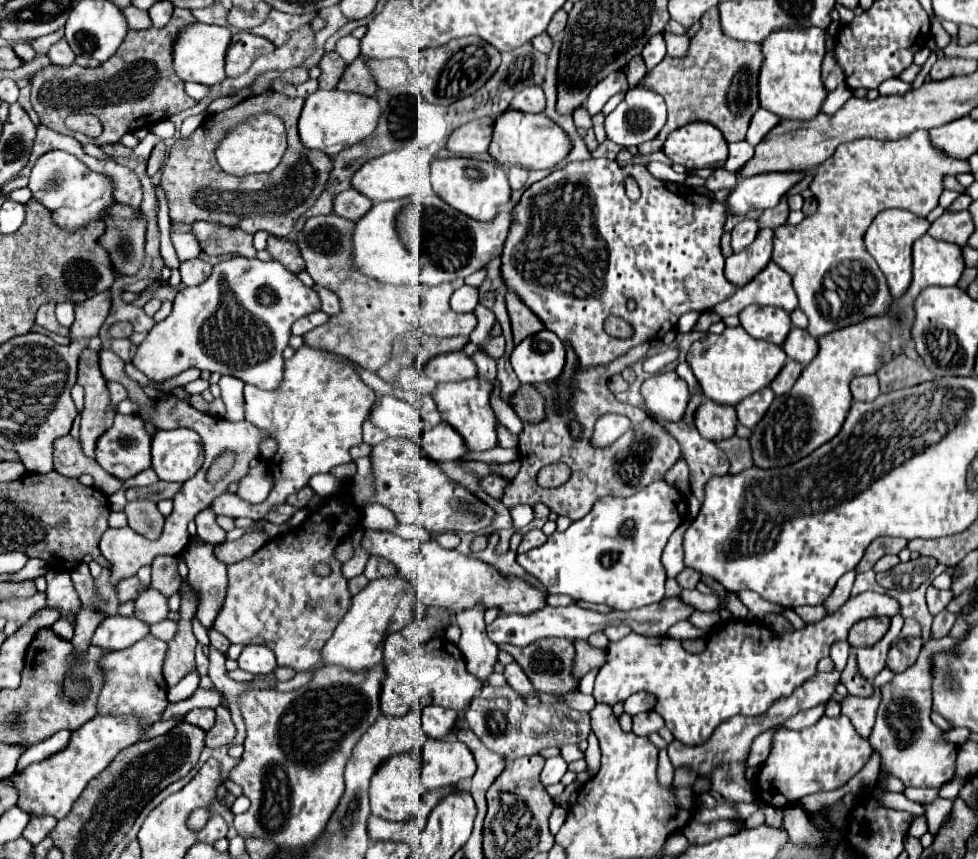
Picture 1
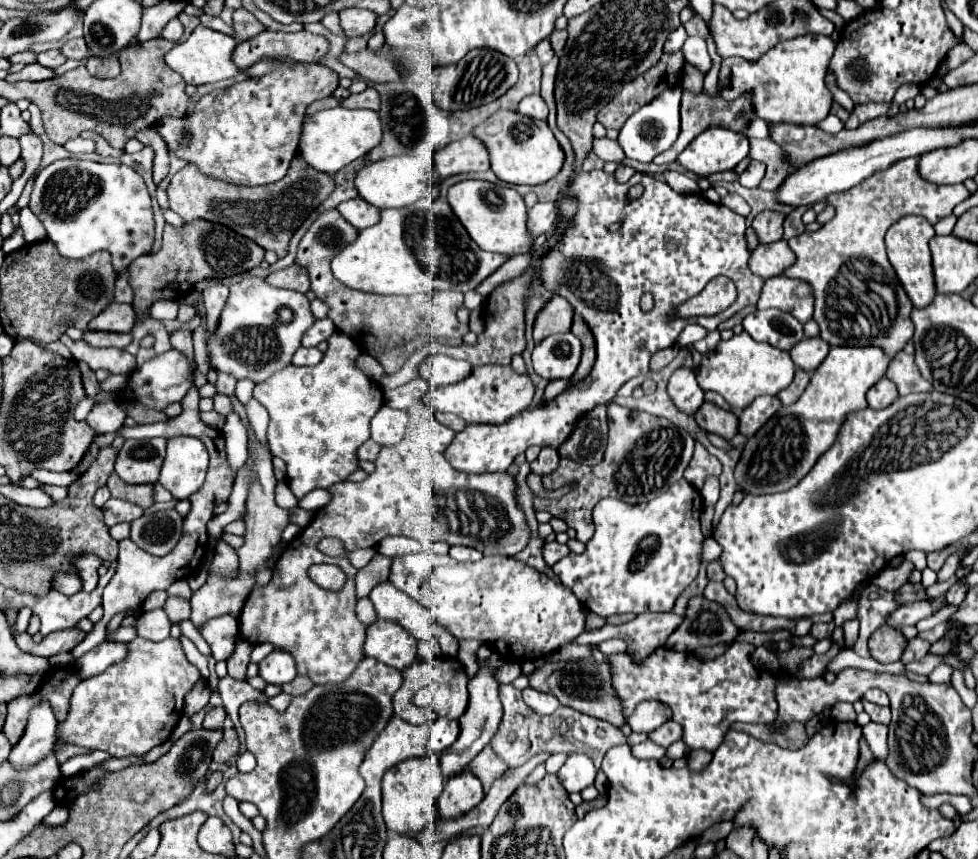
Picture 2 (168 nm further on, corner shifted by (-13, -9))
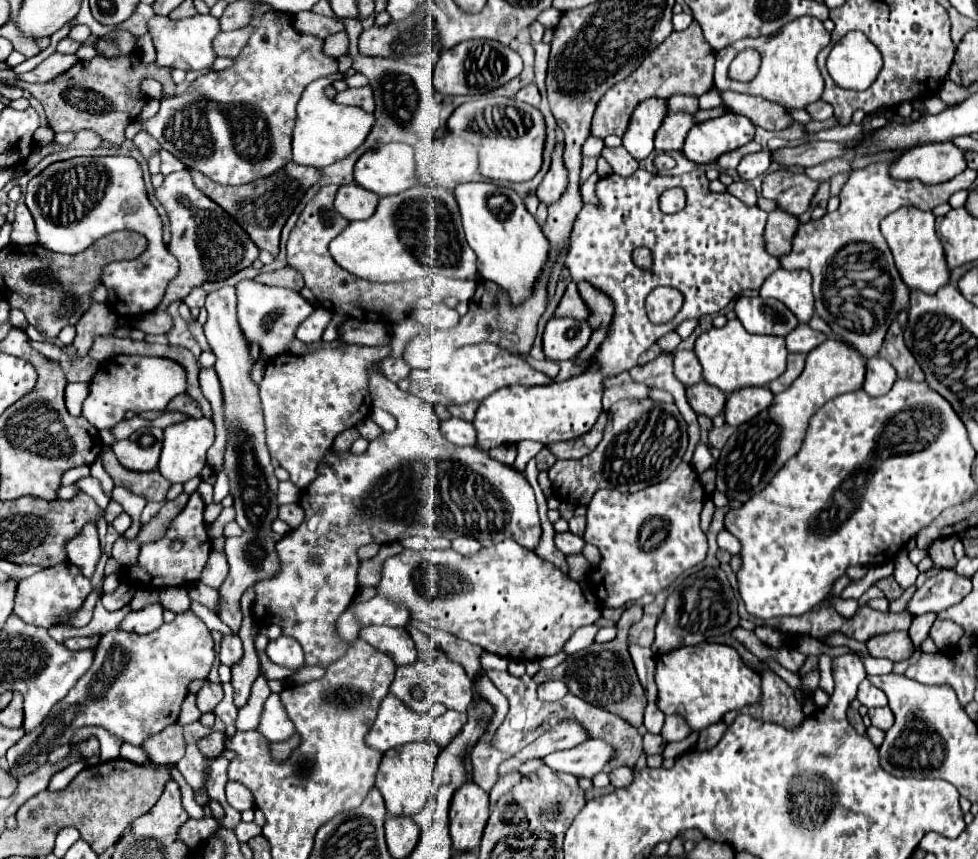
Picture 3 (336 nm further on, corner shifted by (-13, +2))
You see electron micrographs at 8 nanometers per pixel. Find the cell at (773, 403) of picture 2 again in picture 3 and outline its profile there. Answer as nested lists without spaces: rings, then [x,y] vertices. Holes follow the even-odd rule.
[[[739,388],[727,396],[725,402],[725,422],[729,426],[739,426],[773,402],[769,388]]]

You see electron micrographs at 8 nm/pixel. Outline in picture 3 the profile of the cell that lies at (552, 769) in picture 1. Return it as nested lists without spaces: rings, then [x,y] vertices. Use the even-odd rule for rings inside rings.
[[[591,738],[589,742],[583,742],[571,750],[553,752],[543,758],[543,762],[561,772],[569,772],[577,778],[587,776],[593,778],[597,772],[603,770],[603,766],[615,758],[615,748],[599,738]]]

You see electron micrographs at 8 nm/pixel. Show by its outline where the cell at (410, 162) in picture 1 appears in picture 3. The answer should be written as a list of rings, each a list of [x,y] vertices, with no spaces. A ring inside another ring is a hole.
[[[381,144],[365,152],[355,164],[355,182],[377,196],[399,194],[415,186],[413,148],[407,144]]]

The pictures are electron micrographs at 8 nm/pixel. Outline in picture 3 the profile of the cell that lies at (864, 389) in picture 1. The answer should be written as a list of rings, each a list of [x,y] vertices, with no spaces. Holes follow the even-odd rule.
[[[881,356],[877,358],[867,358],[865,362],[865,380],[863,380],[863,390],[869,396],[883,396],[891,390],[893,382],[897,380],[895,368]]]

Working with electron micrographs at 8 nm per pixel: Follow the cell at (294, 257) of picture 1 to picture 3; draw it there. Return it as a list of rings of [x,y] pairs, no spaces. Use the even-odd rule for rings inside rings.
[[[285,266],[283,270],[269,272],[269,274],[259,274],[255,278],[255,282],[267,284],[267,286],[283,286],[283,288],[289,288],[289,290],[295,290],[295,292],[299,292],[303,288],[303,276],[289,266]]]

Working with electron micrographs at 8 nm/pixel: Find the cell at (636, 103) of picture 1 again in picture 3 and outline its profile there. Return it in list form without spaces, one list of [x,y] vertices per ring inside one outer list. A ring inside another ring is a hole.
[[[657,98],[641,102],[635,108],[629,130],[623,136],[623,146],[637,162],[645,160],[653,152],[653,138],[657,128],[663,124],[665,112],[667,102]]]

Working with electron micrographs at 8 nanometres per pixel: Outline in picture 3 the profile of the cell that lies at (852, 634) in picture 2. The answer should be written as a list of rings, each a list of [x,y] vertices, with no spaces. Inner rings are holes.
[[[827,596],[827,600],[831,602],[831,606],[841,614],[841,616],[845,616],[845,618],[851,618],[853,614],[855,614],[855,610],[857,610],[857,600],[843,600],[843,598],[839,598],[839,596]]]

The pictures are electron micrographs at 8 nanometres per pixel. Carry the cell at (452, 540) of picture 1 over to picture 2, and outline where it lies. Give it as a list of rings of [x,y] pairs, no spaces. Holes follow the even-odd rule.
[[[453,545],[449,549],[449,555],[455,559],[455,561],[479,561],[483,557],[483,553],[479,553],[477,549],[471,549],[471,547],[461,547],[461,545]]]

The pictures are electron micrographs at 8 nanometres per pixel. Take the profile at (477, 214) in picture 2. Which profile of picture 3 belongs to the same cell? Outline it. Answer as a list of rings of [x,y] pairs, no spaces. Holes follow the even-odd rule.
[[[493,182],[461,184],[455,188],[455,198],[461,208],[467,242],[477,254],[479,276],[501,286],[509,294],[513,306],[523,304],[533,294],[551,250],[541,226],[527,212],[517,192]]]

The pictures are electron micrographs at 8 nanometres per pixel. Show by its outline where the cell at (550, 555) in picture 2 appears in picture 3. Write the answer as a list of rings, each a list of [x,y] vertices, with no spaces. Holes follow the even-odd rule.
[[[571,532],[565,534],[557,534],[555,536],[555,544],[563,554],[579,554],[585,548],[585,540],[581,536],[575,536]]]

